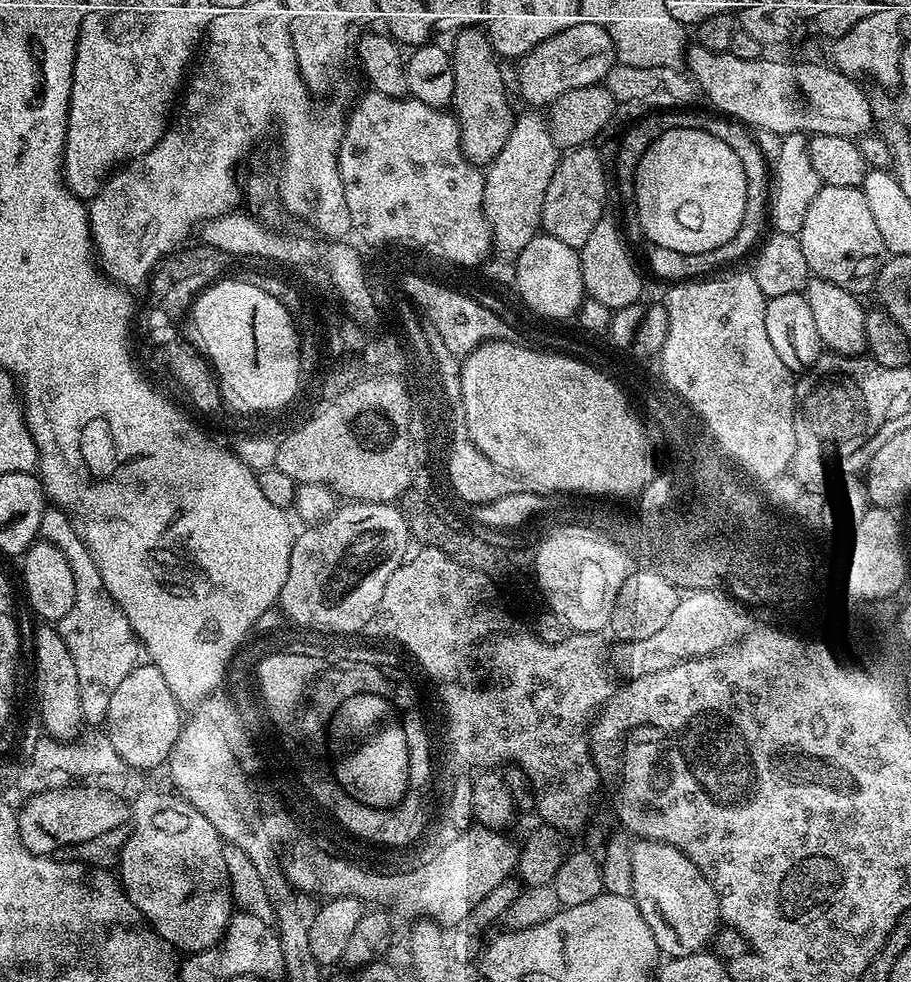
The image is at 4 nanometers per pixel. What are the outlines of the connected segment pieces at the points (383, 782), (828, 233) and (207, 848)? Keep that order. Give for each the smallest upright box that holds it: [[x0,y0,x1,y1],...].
[[334,696,410,809],[799,184,886,298],[118,792,234,954]]

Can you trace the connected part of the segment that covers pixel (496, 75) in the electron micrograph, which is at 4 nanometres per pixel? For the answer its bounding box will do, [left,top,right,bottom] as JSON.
[450,27,516,166]

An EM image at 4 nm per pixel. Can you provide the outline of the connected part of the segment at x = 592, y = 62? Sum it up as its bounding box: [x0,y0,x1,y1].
[516,23,617,106]

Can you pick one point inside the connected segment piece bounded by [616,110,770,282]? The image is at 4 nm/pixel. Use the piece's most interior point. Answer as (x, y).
(674, 266)

